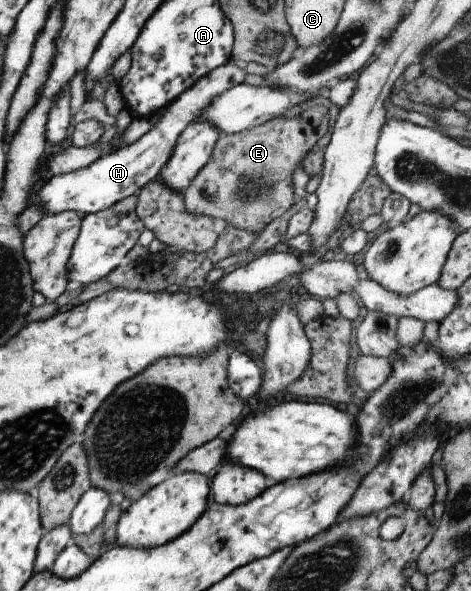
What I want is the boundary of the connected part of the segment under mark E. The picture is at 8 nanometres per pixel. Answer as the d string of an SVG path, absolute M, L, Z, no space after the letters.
M315 105L294 118L288 119L282 115L270 118L264 124L256 124L254 128L244 132L234 134L220 132L210 160L200 169L190 186L182 192L186 212L209 216L220 226L227 223L234 228L249 230L254 234L262 232L272 220L282 216L298 200L294 194L292 180L294 170L298 166L303 166L302 160L328 130L329 116L326 106Z

